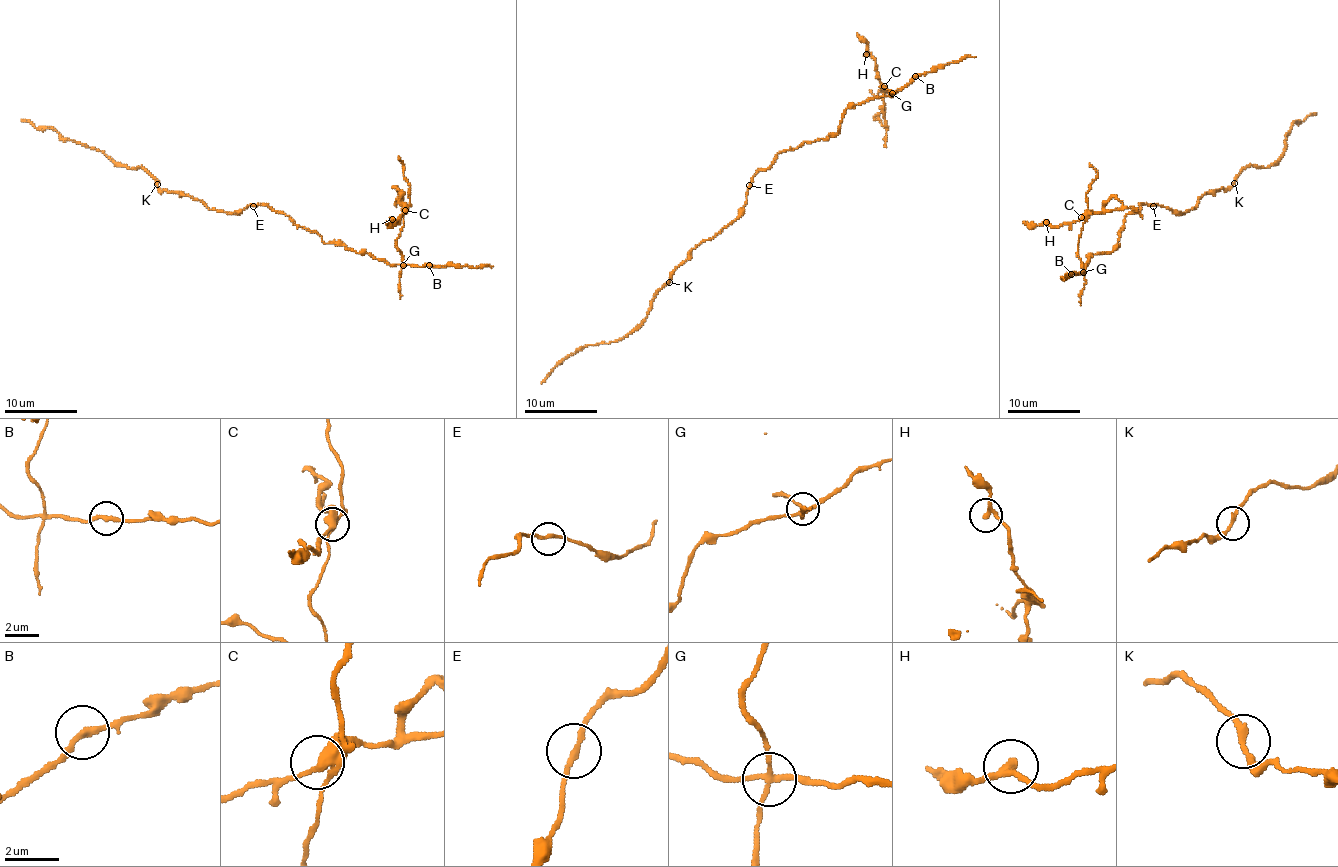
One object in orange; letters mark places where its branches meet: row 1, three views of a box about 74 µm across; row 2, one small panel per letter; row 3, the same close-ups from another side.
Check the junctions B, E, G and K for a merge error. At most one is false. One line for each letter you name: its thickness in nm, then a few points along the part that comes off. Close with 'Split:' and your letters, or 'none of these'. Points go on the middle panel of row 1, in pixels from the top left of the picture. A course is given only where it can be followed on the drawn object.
G: 200 nm thick; foreign part runs (892, 92), (882, 87), (875, 58), (868, 51), (868, 44), (857, 33)
Split: G

